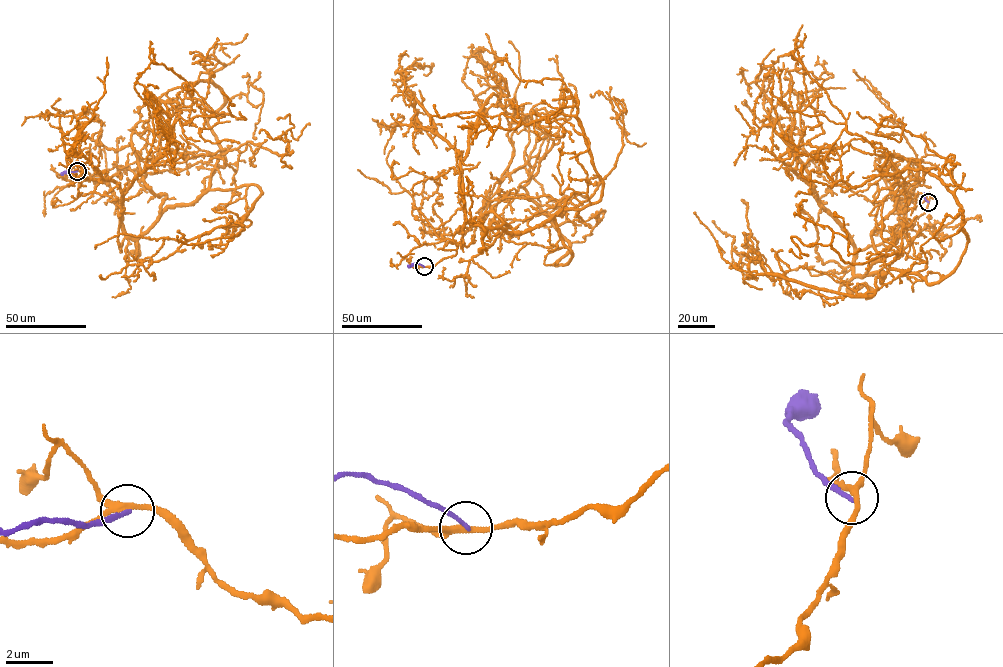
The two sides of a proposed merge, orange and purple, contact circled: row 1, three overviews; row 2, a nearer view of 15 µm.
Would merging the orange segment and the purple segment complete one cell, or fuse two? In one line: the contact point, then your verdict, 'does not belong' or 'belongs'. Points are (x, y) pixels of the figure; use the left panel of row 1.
(77, 171) | does not belong

